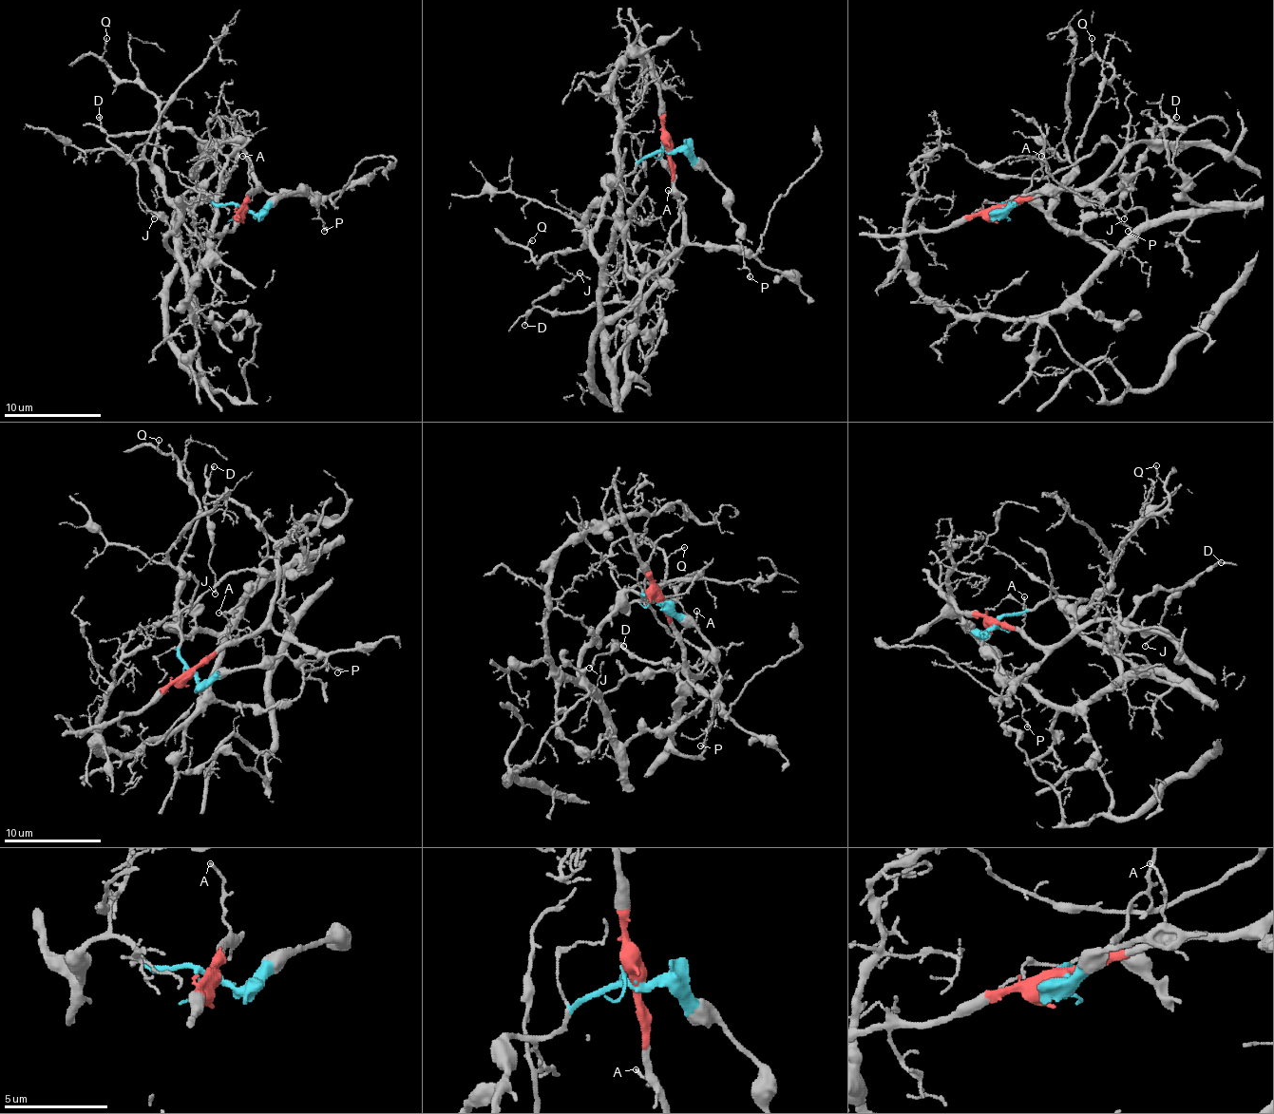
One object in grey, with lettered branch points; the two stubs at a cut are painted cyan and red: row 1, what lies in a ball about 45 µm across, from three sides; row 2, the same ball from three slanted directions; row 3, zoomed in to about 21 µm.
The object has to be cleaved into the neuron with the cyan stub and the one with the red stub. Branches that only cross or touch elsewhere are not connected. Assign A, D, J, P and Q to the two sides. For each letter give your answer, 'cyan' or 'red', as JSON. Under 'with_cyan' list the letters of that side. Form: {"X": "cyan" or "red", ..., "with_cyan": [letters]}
{"A": "red", "D": "red", "J": "red", "P": "cyan", "Q": "cyan", "with_cyan": ["P", "Q"]}

